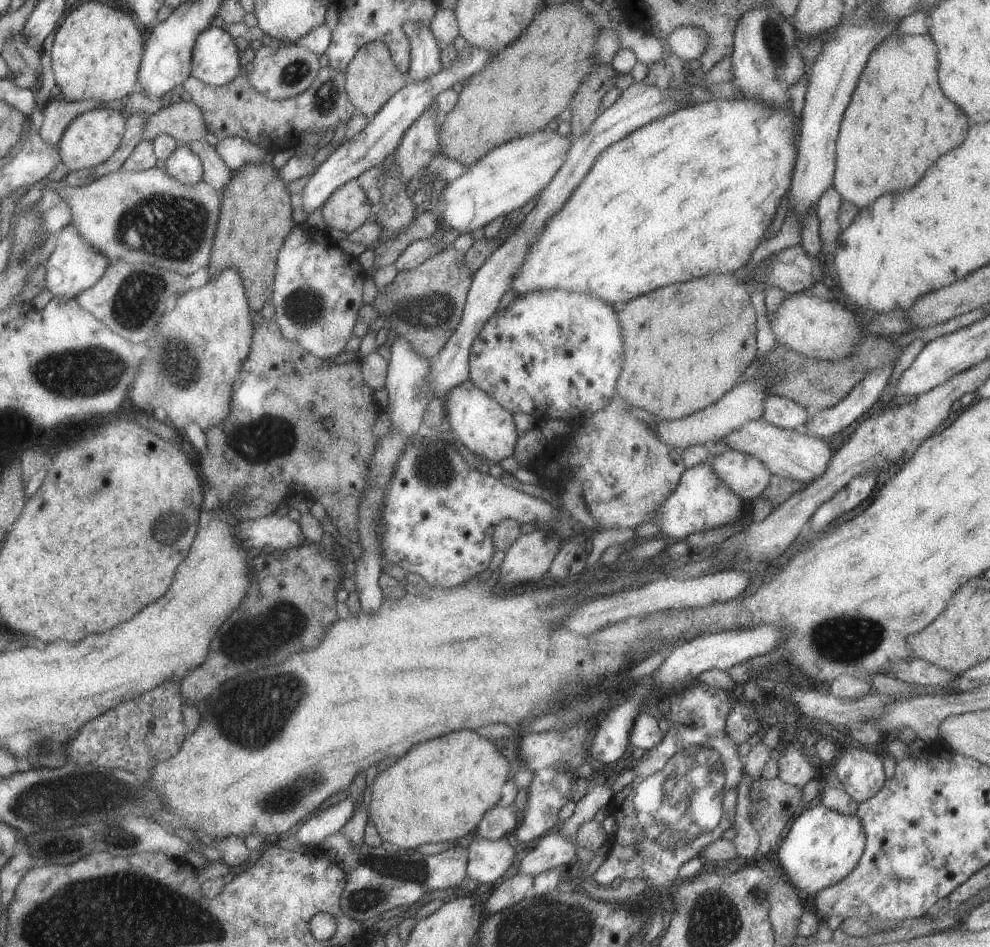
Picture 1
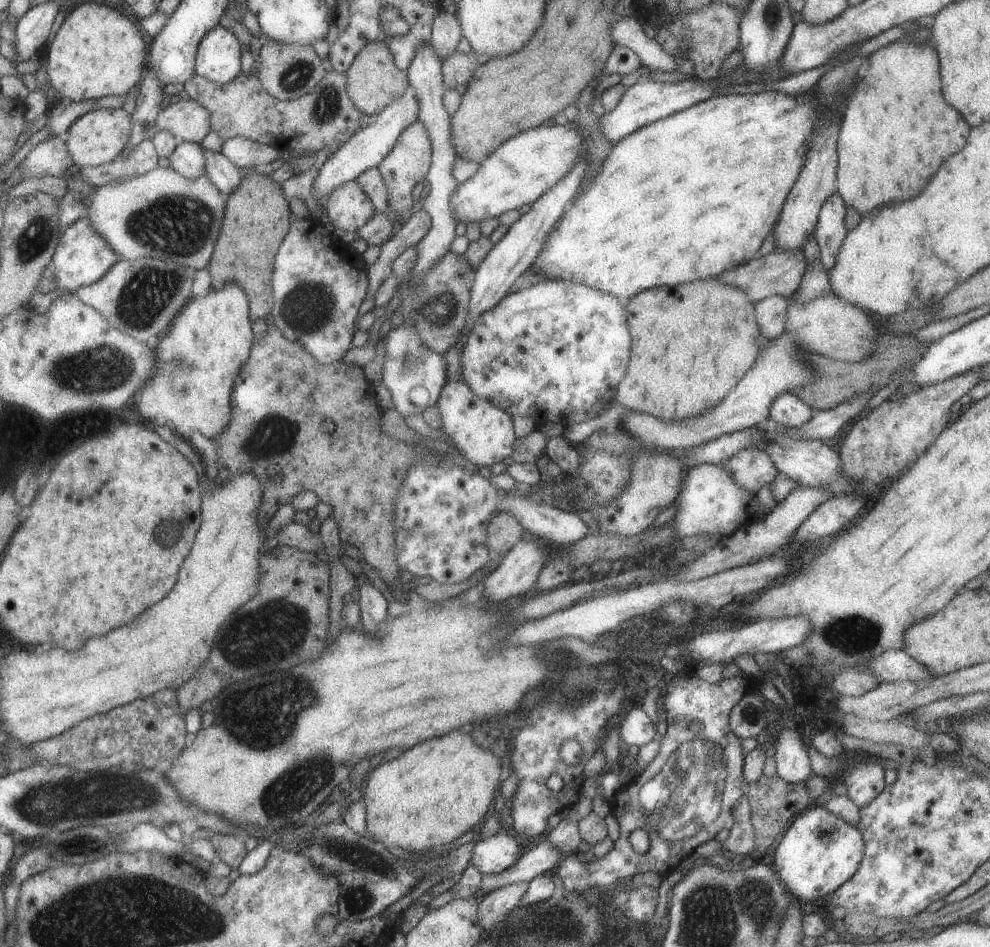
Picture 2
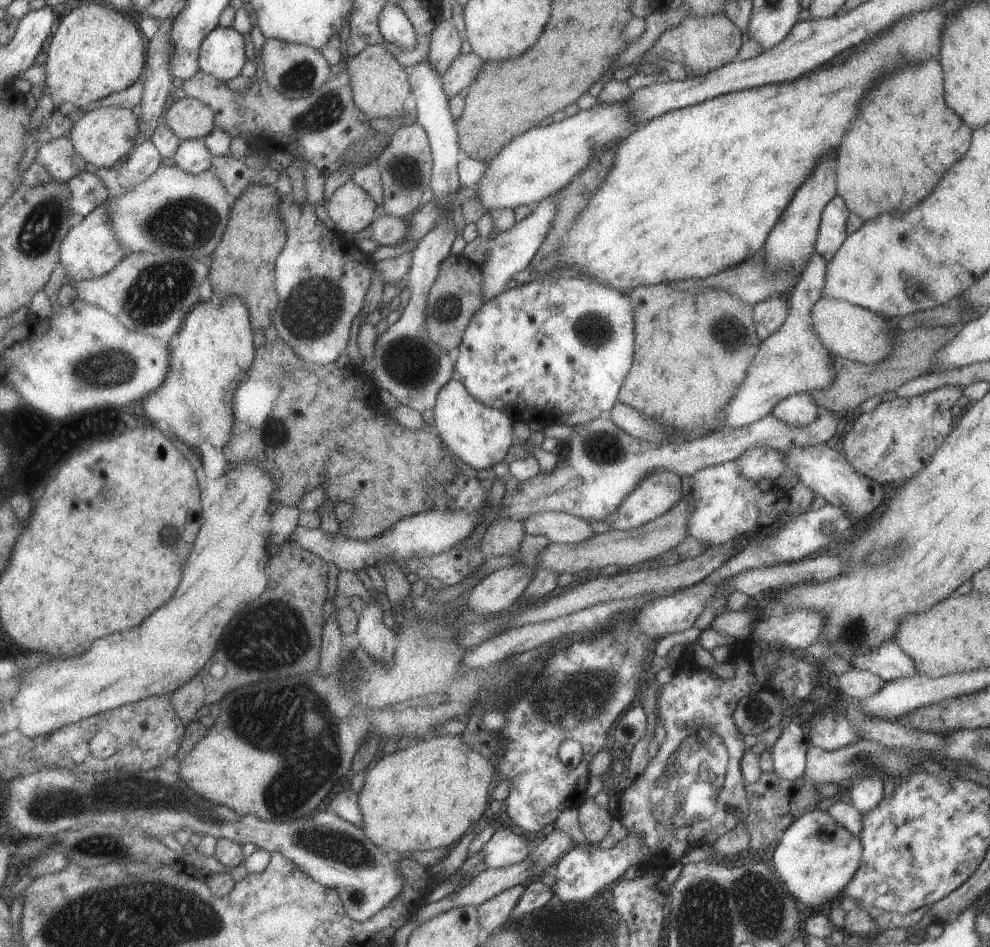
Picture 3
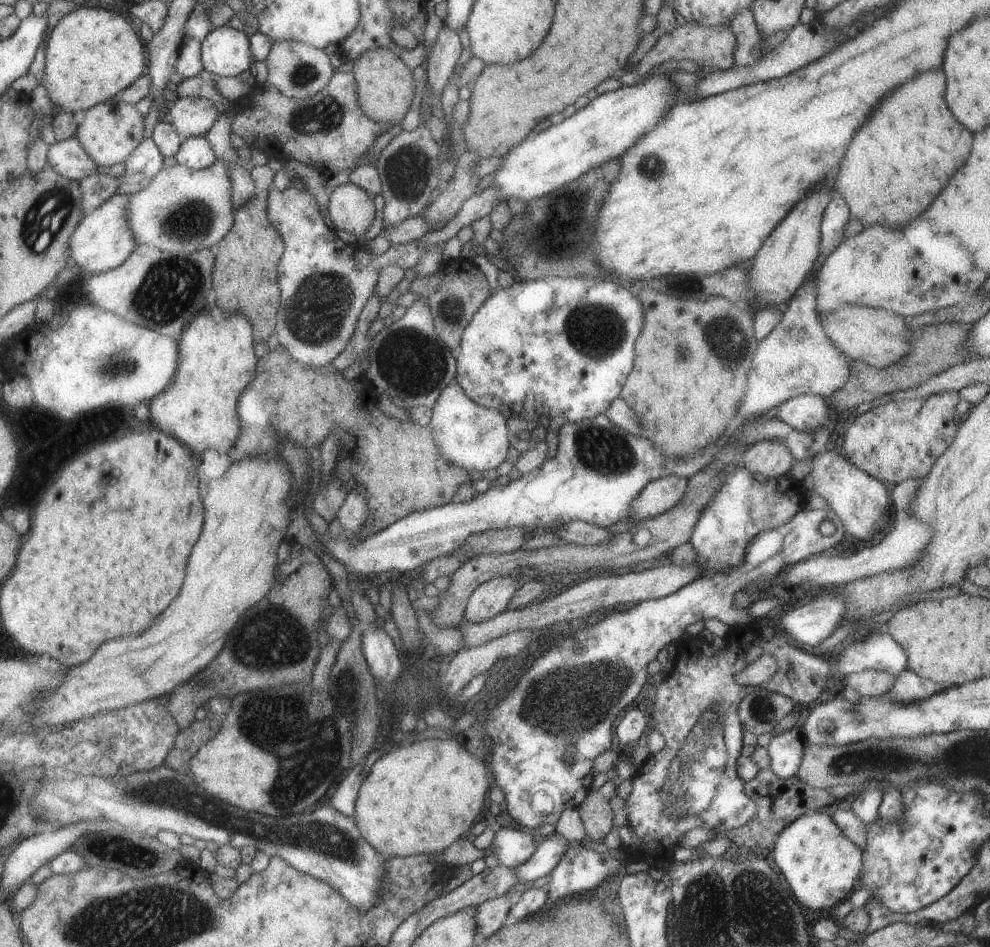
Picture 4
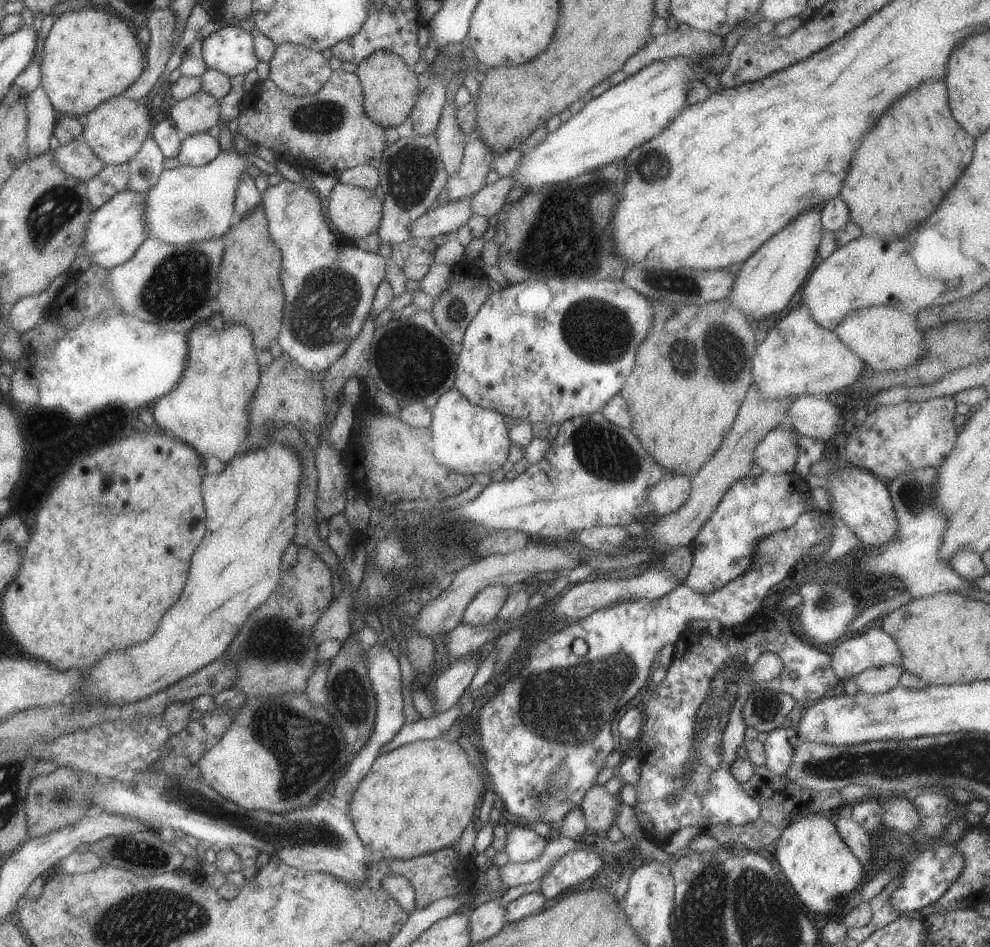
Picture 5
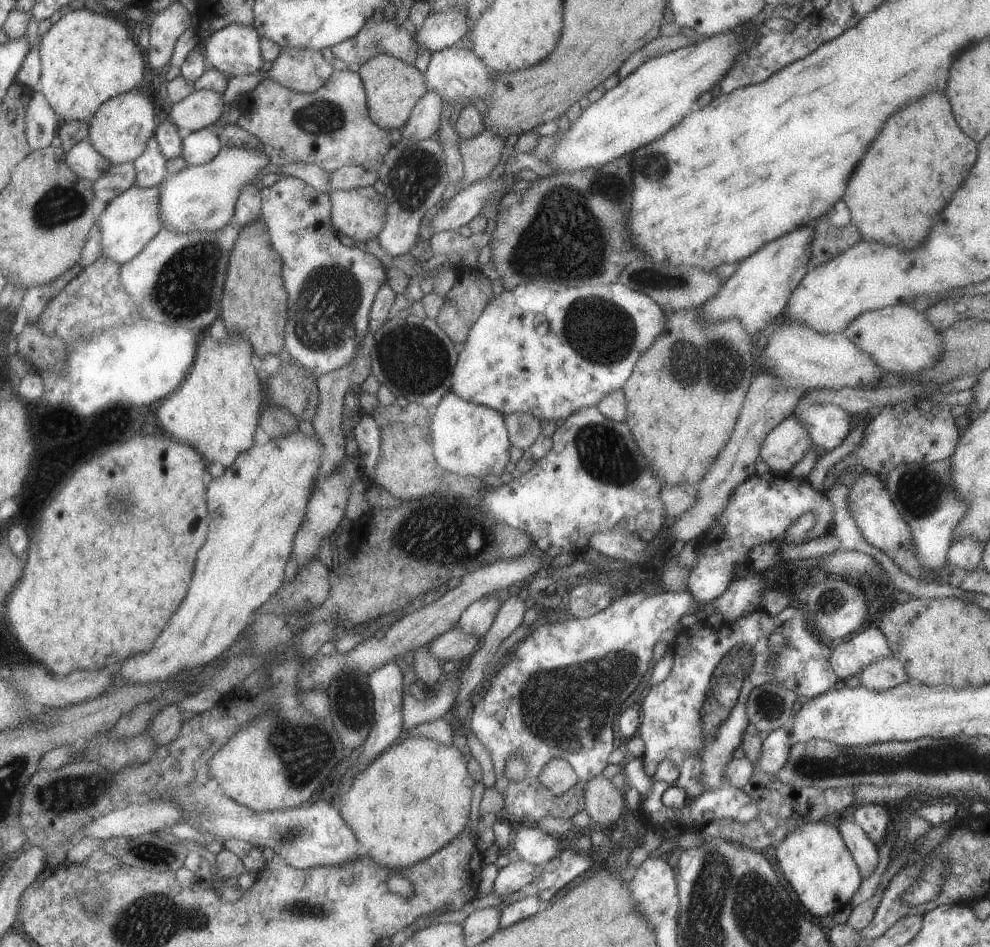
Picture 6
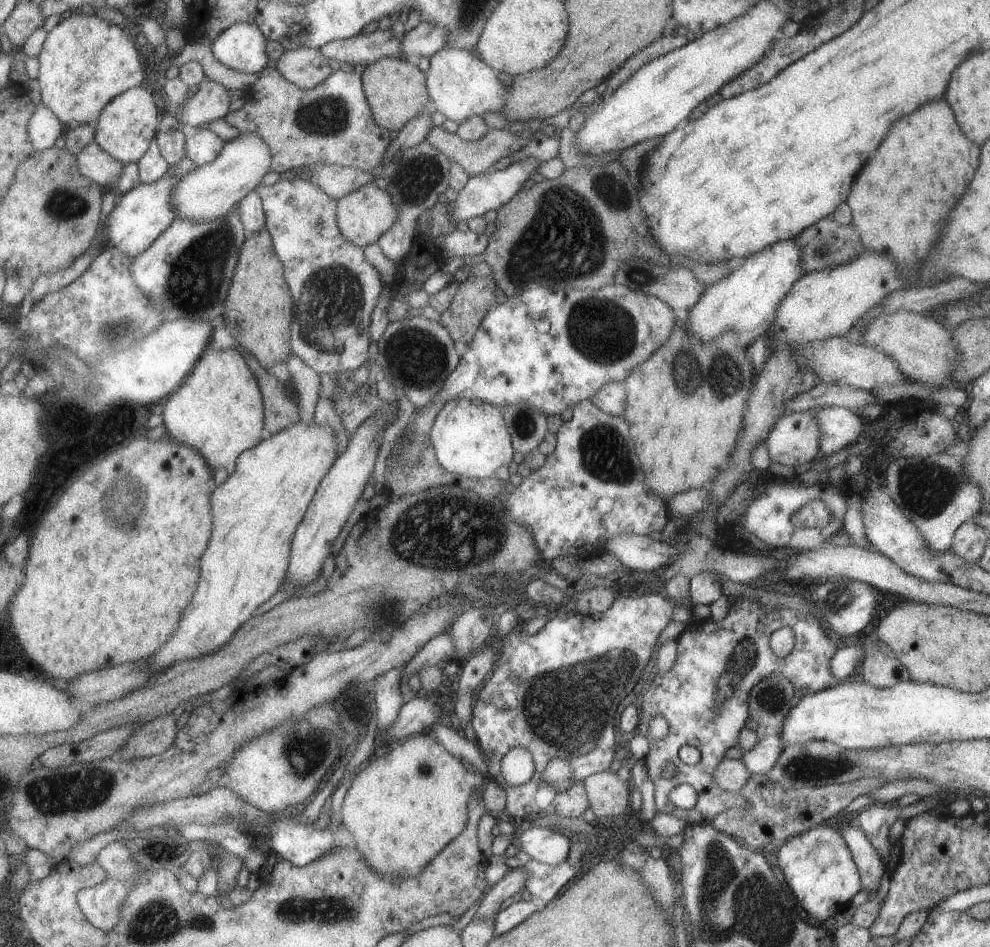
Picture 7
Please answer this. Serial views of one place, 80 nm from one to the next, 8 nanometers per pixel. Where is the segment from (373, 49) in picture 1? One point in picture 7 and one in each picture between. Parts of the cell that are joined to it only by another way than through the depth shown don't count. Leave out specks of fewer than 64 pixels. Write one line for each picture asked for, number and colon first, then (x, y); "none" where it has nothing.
2: (372, 81)
3: (379, 86)
4: (384, 86)
5: (389, 87)
6: (391, 87)
7: (395, 89)

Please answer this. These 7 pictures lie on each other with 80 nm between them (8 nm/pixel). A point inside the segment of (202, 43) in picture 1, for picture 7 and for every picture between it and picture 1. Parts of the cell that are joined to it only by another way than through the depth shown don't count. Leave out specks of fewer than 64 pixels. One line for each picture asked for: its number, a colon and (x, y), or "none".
2: (217, 59)
3: (221, 54)
4: (225, 51)
5: (229, 50)
6: (234, 49)
7: (242, 47)

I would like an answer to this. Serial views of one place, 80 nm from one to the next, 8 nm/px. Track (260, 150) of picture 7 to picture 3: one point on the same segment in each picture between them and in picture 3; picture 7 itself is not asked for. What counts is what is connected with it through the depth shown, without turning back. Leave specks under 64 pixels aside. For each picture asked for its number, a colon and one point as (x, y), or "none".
3: (180, 215)
4: (180, 210)
5: (186, 204)
6: (200, 197)

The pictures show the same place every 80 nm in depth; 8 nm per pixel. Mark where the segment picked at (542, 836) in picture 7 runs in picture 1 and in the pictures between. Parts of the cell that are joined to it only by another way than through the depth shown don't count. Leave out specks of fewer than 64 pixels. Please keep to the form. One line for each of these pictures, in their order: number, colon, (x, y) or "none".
1: (487, 859)
2: (491, 855)
3: (503, 849)
4: (512, 847)
5: (523, 845)
6: (536, 847)

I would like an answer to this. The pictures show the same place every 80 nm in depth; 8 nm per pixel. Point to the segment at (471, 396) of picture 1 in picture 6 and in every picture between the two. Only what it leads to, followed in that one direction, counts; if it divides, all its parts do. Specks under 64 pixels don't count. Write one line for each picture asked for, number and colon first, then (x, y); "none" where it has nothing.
2: (483, 434)
3: (479, 436)
4: (474, 438)
5: (467, 439)
6: (468, 439)

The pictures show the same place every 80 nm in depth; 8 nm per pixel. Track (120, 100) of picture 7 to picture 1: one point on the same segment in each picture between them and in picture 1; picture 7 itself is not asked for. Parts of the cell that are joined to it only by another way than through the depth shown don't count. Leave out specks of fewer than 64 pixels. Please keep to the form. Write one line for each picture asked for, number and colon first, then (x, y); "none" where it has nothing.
1: (90, 138)
2: (98, 137)
3: (101, 137)
4: (110, 130)
5: (115, 129)
6: (119, 130)

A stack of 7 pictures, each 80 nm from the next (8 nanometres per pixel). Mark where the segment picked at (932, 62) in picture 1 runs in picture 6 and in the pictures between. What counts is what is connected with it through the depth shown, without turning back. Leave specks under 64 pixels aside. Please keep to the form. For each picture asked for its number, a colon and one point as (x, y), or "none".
2: (895, 131)
3: (904, 138)
4: (897, 163)
5: (906, 164)
6: (920, 157)

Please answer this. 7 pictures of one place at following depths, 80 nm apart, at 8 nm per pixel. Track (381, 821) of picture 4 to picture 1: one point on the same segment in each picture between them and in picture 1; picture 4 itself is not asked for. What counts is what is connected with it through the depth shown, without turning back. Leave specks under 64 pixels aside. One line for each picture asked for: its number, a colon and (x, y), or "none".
1: (461, 774)
2: (416, 813)
3: (400, 811)

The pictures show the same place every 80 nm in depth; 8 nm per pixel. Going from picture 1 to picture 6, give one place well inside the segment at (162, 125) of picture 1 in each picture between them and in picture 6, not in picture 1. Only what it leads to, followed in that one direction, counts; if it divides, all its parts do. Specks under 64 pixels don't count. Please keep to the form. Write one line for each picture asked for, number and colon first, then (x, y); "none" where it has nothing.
2: (187, 120)
3: (187, 118)
4: (190, 116)
5: (200, 112)
6: (199, 109)

